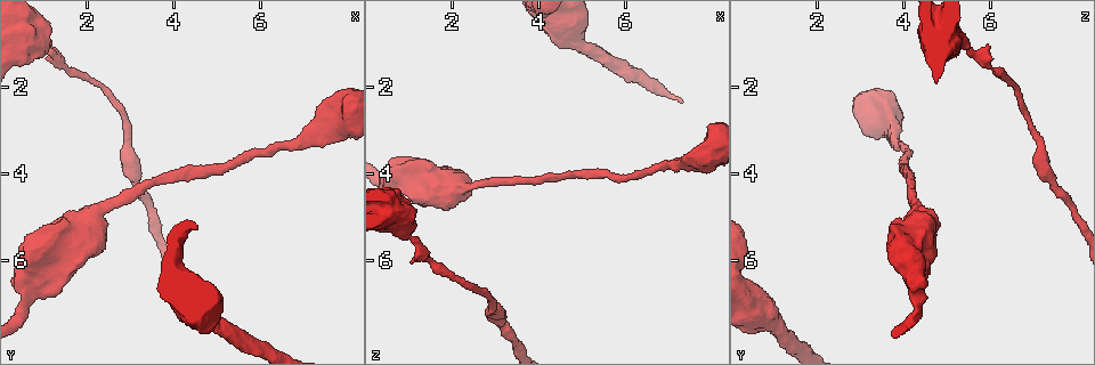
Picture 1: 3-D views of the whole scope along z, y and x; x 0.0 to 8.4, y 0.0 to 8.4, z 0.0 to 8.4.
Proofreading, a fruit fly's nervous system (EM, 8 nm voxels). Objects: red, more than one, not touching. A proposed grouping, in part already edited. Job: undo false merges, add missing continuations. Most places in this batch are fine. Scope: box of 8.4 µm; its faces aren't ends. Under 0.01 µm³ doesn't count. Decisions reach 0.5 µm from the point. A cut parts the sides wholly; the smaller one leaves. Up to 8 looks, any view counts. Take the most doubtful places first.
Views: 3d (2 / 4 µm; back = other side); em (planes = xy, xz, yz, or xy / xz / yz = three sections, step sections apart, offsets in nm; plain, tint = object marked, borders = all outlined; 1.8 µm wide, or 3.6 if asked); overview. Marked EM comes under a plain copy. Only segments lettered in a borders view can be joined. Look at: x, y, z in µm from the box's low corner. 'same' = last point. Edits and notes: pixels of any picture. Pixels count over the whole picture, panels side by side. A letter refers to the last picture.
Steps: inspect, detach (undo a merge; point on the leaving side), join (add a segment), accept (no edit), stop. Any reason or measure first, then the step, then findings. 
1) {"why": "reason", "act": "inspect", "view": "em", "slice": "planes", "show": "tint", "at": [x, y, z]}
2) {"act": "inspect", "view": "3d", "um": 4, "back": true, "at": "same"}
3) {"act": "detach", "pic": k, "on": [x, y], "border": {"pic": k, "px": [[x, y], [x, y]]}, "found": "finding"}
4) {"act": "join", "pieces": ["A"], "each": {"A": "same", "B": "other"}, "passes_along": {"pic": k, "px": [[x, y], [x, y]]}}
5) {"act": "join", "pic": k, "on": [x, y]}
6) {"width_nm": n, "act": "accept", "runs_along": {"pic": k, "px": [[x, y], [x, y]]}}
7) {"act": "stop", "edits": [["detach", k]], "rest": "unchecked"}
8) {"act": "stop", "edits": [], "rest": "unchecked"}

{"why": "sudden change in width", "act": "inspect", "view": "em", "um": 3.6, "slice": "planes", "show": "borders", "at": [4.75, 7.30, 0.65]}

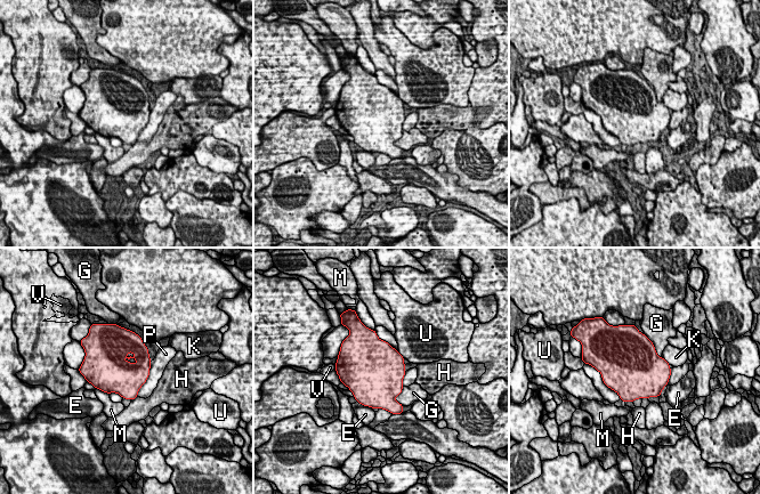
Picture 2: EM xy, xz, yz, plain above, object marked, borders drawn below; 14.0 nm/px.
{"longest_contact_nm": ["P", 550], "act": "accept", "each": {"E": "other", "G": "other", "H": "other", "K": "other", "M": "other", "P": "other", "U": "other", "V": "other"}, "border": {"pic": 2, "px": [[152, 361], [150, 374], [136, 396]]}, "found": "all the same cell"}

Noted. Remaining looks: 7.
{"why": "thick turns thin", "act": "inspect", "view": "em", "um": 3.6, "slice": "xz", "step": 8, "show": "borders", "at": [0.65, 6.65, 4.30]}

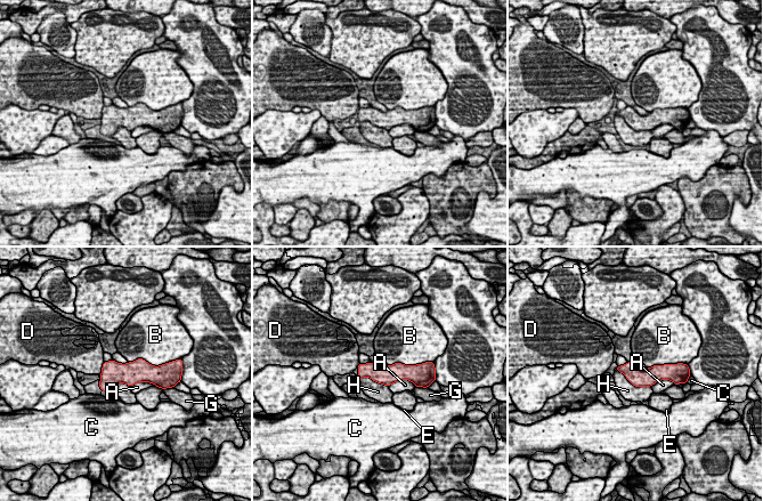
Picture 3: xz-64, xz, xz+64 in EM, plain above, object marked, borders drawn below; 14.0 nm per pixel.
{"longest_contact_nm": ["H", 550], "act": "accept", "each": {"A": "other", "B": "other", "C": "other", "D": "other", "E": "other", "G": "other", "H": "other"}, "border": {"pic": 3, "px": [[615, 369], [633, 385], [649, 387]]}, "found": "one cell here"}

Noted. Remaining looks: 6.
{"why": "stops while still wide", "act": "inspect", "view": "3d", "um": 4, "at": [7.90, 2.35, 2.90]}

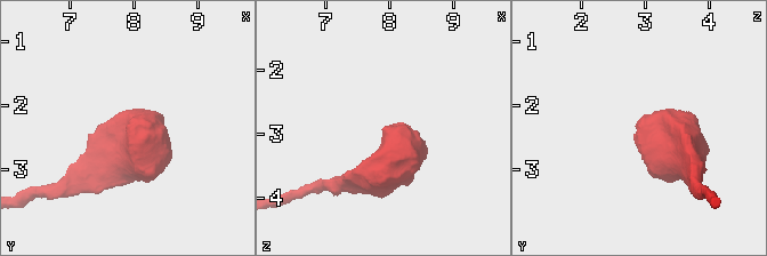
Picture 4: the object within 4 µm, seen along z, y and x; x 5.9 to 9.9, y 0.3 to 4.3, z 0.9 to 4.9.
{"why": "now the EM", "act": "inspect", "view": "em", "um": 3.6, "slice": "planes", "show": "borders", "at": [7.90, 2.40, 2.90]}

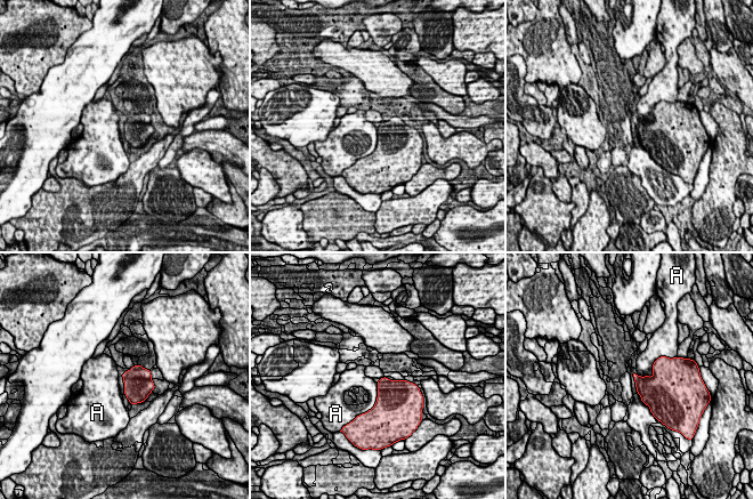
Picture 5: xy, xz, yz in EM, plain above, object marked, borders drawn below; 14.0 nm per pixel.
{"act": "accept", "each": {"A": "other"}, "border": {"pic": 5, "px": [[664, 355], [652, 376], [637, 375]]}, "found": "no lettered segment goes on from it"}

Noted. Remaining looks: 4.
{"act": "stop", "edits": [], "rest": "unchecked"}

